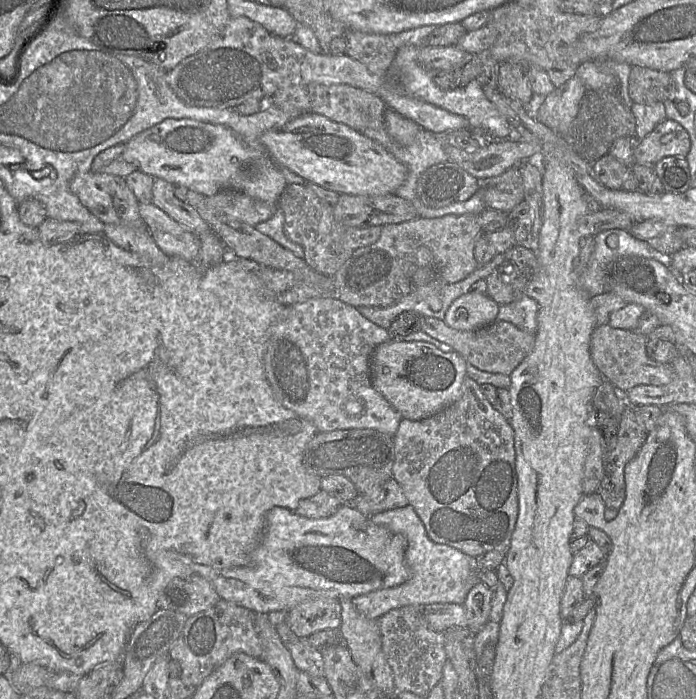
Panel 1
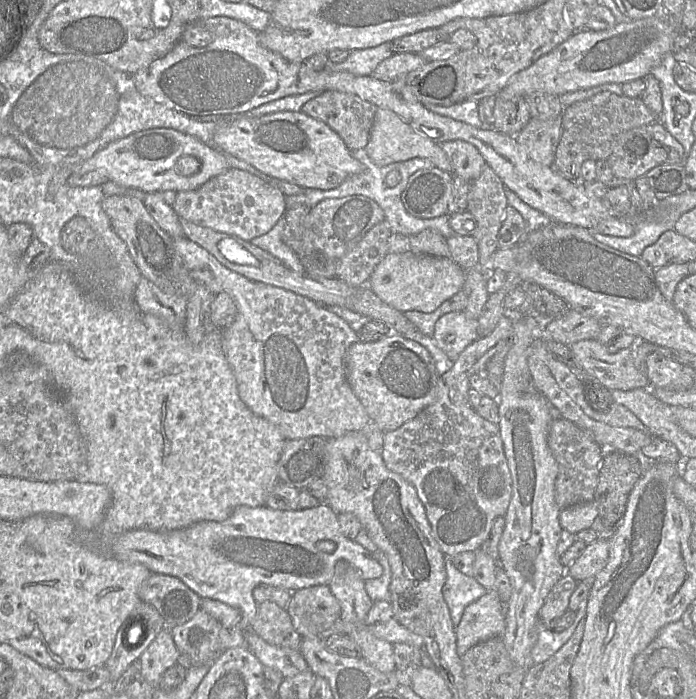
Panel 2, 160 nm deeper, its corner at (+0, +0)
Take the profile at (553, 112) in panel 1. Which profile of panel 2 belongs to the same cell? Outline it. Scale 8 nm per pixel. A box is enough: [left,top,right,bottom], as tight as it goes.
[516,117,562,167]

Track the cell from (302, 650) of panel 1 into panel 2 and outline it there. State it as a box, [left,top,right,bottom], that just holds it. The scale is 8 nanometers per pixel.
[252,602,303,651]

